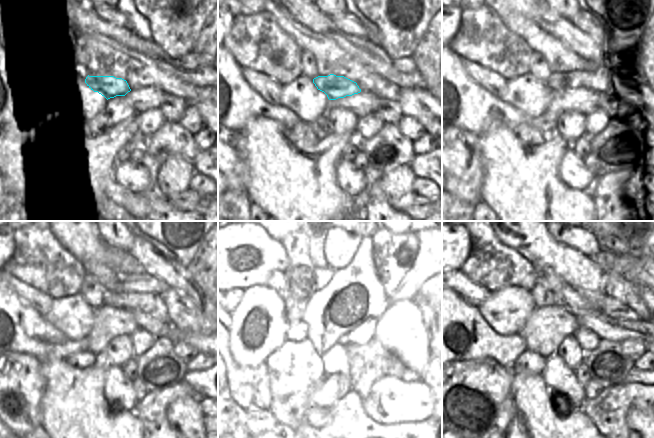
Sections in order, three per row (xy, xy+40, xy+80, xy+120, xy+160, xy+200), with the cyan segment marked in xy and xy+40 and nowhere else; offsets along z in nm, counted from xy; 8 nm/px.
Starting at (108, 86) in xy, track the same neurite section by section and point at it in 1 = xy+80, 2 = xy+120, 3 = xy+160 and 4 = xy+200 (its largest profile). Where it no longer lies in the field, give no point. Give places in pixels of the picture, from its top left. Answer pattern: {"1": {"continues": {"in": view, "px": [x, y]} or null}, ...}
{"1": {"continues": {"in": "xy+80", "px": [600, 82]}}, "2": {"continues": {"in": "xy+120", "px": [152, 304]}}, "3": {"continues": {"in": "xy+160", "px": [346, 296]}}, "4": {"continues": {"in": "xy+200", "px": [564, 295]}}}

